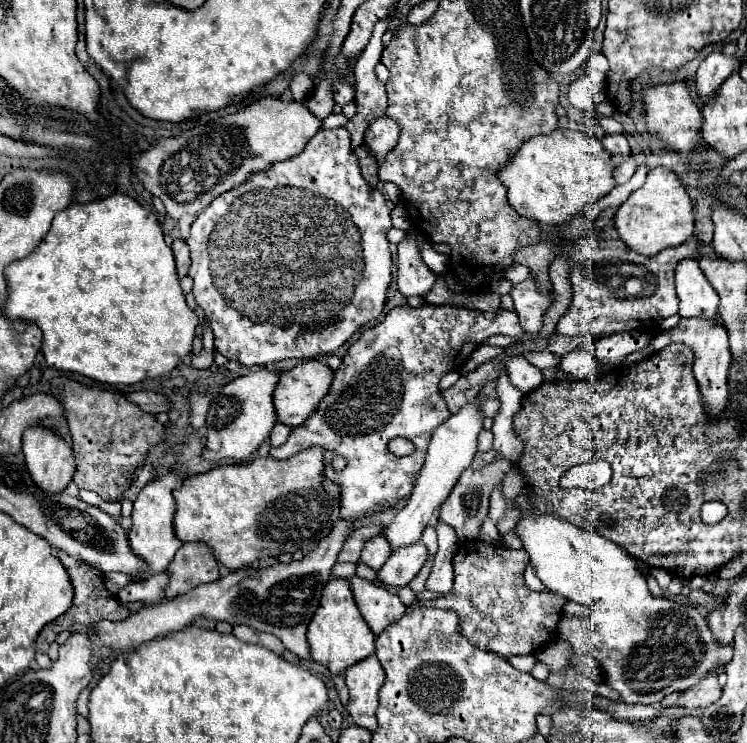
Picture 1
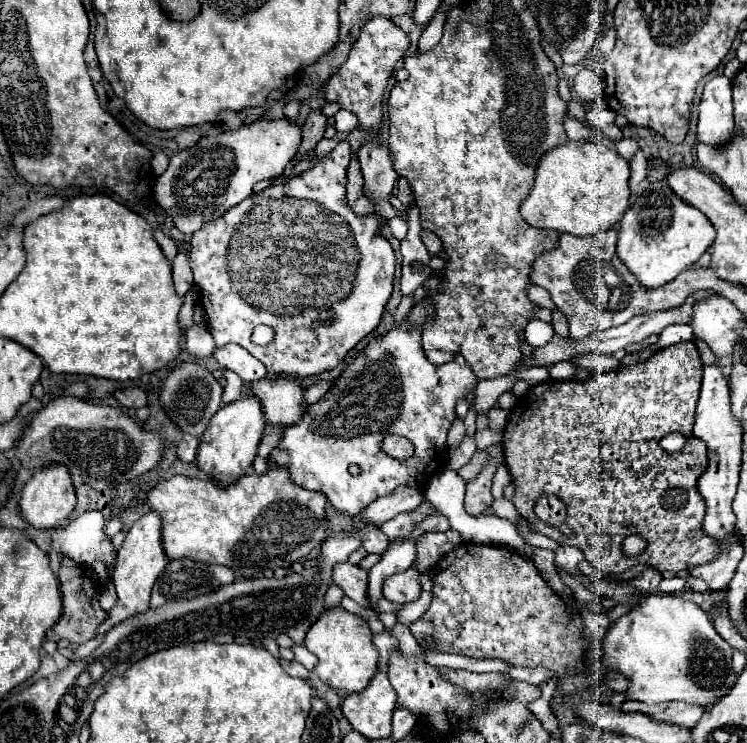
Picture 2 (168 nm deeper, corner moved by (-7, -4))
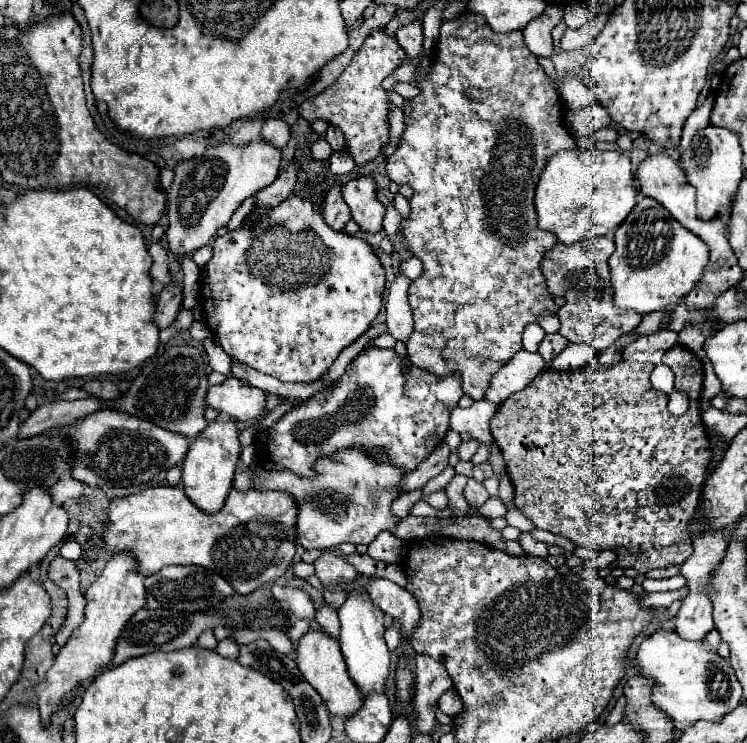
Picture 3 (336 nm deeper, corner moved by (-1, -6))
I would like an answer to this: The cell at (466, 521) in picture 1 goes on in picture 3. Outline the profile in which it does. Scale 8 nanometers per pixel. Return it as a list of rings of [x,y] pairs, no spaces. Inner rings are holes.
[[[473,478],[467,482],[463,494],[465,494],[465,500],[467,500],[467,504],[469,504],[471,508],[481,508],[481,506],[489,500],[489,494],[487,494],[485,486],[483,486],[481,482],[473,480]]]

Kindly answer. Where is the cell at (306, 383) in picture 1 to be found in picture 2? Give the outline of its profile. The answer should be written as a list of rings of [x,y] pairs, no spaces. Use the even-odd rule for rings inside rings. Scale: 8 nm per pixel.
[[[263,378],[243,388],[261,402],[269,424],[295,424],[305,414],[303,390],[293,378]]]

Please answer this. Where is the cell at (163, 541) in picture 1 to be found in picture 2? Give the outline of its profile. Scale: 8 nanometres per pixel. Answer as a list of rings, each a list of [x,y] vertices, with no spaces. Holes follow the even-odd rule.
[[[147,512],[143,518],[139,518],[133,528],[127,532],[123,546],[117,552],[117,562],[115,562],[115,570],[113,570],[113,584],[115,584],[115,592],[117,592],[117,604],[107,612],[107,618],[103,620],[103,624],[97,628],[95,638],[91,638],[85,644],[79,644],[73,650],[73,656],[69,658],[71,662],[83,660],[87,658],[91,652],[95,652],[95,648],[101,644],[105,632],[109,632],[109,628],[113,628],[115,624],[123,622],[129,616],[135,616],[137,612],[145,612],[149,608],[149,596],[151,596],[151,588],[157,580],[157,576],[163,572],[163,568],[167,566],[167,556],[163,552],[161,546],[161,518],[157,516],[157,512]]]

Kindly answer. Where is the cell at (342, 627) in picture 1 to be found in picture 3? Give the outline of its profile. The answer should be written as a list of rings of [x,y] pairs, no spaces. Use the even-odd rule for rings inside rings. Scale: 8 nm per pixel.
[[[309,630],[307,634],[301,636],[299,646],[297,646],[297,666],[303,674],[303,678],[321,694],[321,698],[325,700],[325,706],[331,714],[351,716],[361,708],[363,694],[361,694],[359,686],[353,682],[353,678],[349,676],[339,642],[333,636],[329,636],[327,632]]]

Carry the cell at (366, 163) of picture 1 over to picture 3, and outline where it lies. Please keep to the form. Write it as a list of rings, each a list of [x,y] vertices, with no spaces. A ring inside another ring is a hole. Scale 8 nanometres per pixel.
[[[333,182],[331,190],[325,194],[325,202],[323,202],[323,216],[325,222],[333,228],[333,230],[343,230],[345,224],[351,220],[351,212],[343,200],[341,194],[341,182]]]

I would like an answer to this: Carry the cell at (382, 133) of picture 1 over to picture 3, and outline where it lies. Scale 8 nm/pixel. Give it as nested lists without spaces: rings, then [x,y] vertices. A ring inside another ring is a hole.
[[[357,176],[343,186],[343,198],[347,206],[351,208],[353,220],[359,224],[361,230],[365,232],[379,232],[383,230],[383,216],[385,216],[385,206],[377,200],[377,182],[371,176]]]

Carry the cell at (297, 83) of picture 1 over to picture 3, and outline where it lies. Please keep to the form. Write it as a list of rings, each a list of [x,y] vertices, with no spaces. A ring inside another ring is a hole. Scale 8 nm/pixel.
[[[269,118],[265,122],[263,130],[261,130],[261,138],[267,140],[267,142],[271,142],[277,148],[283,148],[287,144],[289,136],[291,136],[289,124],[285,120],[281,120],[281,118]]]

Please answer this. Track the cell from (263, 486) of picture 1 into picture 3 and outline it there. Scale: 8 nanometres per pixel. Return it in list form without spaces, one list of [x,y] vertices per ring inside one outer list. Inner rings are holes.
[[[155,486],[139,494],[111,500],[109,504],[111,524],[105,528],[103,540],[107,550],[113,550],[113,552],[129,550],[131,554],[135,554],[145,576],[151,576],[159,568],[165,568],[171,564],[199,564],[227,578],[227,582],[231,582],[235,592],[249,594],[251,590],[261,588],[265,582],[279,580],[285,574],[287,566],[291,564],[295,556],[295,544],[297,544],[295,542],[297,512],[299,512],[299,506],[291,494],[273,492],[273,490],[255,490],[255,488],[241,492],[237,488],[231,488],[223,508],[215,514],[207,514],[187,498],[183,488]]]

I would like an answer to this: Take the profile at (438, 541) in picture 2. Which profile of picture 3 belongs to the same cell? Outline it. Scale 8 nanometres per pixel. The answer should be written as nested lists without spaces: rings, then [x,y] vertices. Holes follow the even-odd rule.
[[[381,532],[367,552],[373,560],[381,560],[387,564],[403,564],[405,542],[395,538],[391,532]]]

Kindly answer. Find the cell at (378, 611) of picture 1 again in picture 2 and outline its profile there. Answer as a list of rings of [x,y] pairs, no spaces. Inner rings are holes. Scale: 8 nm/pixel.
[[[349,562],[337,564],[337,568],[333,568],[333,584],[337,584],[345,596],[357,604],[367,604],[367,570],[361,566],[353,566]]]

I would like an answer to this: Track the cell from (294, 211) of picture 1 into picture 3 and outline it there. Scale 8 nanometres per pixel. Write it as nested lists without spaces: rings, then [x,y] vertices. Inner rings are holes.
[[[293,192],[259,220],[231,230],[227,236],[215,236],[213,256],[201,270],[203,320],[221,348],[231,358],[281,382],[319,380],[339,352],[367,332],[383,304],[385,270],[375,250],[363,238],[327,226],[321,206],[321,196],[301,198],[299,192]]]

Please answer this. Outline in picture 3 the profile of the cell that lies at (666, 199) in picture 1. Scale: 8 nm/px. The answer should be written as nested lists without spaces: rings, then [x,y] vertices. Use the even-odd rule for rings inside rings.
[[[639,194],[631,214],[615,230],[615,246],[617,250],[609,258],[615,306],[639,314],[661,310],[689,294],[709,260],[709,246],[681,226],[655,198],[643,194]]]

